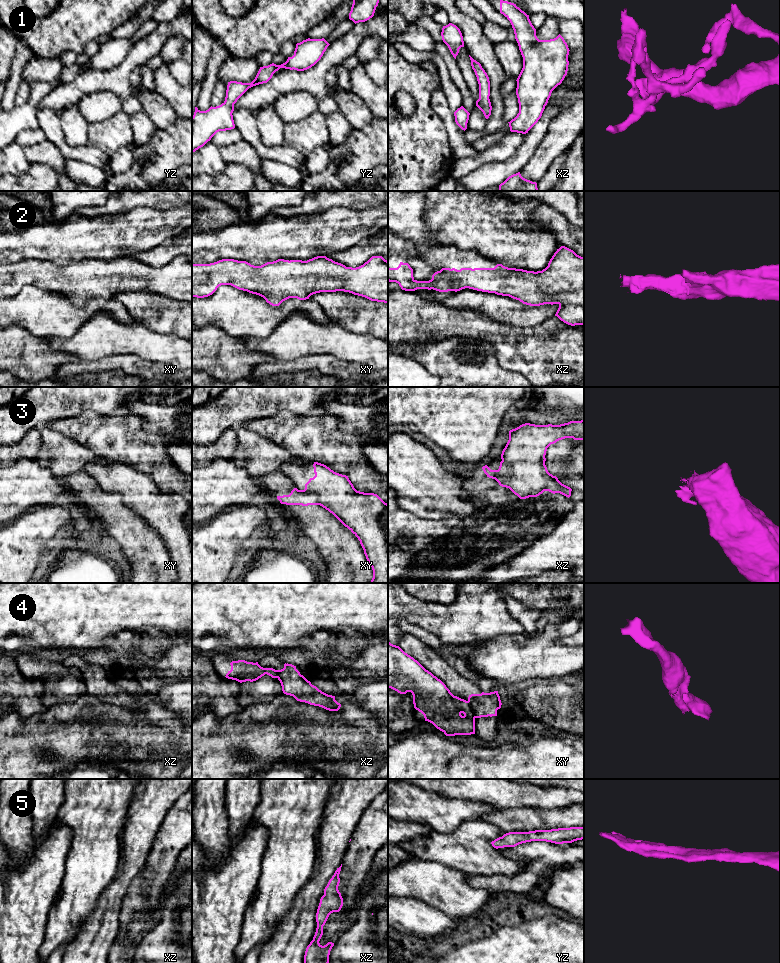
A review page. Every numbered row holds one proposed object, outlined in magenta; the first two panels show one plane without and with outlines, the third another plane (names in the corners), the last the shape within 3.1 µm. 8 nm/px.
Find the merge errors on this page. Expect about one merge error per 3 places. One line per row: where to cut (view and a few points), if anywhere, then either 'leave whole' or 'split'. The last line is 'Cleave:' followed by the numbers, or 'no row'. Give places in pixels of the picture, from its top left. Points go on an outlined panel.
1: cut none; leave whole
2: cut none; leave whole
3: cut xy (299, 490), (314, 492), (317, 495), (319, 504); split
4: cut xy (467, 701), (475, 717); split
5: cut none; leave whole
Cleave: 3, 4

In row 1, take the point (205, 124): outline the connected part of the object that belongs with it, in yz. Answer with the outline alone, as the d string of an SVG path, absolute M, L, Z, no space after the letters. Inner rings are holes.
M306 39L296 44L294 55L281 65L274 63L260 67L251 83L230 81L227 85L225 101L206 111L195 107L192 116L192 153L203 147L219 131L235 128L233 120L234 104L251 87L267 83L280 68L304 71L314 66L330 44L324 39Z

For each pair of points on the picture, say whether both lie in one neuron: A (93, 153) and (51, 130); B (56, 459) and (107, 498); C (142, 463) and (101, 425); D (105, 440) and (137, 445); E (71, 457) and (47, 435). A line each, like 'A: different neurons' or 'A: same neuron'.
A: same neuron
B: different neurons
C: same neuron
D: same neuron
E: same neuron

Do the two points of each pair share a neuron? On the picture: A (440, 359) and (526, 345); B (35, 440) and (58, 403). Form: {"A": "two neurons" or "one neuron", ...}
{"A": "two neurons", "B": "two neurons"}

